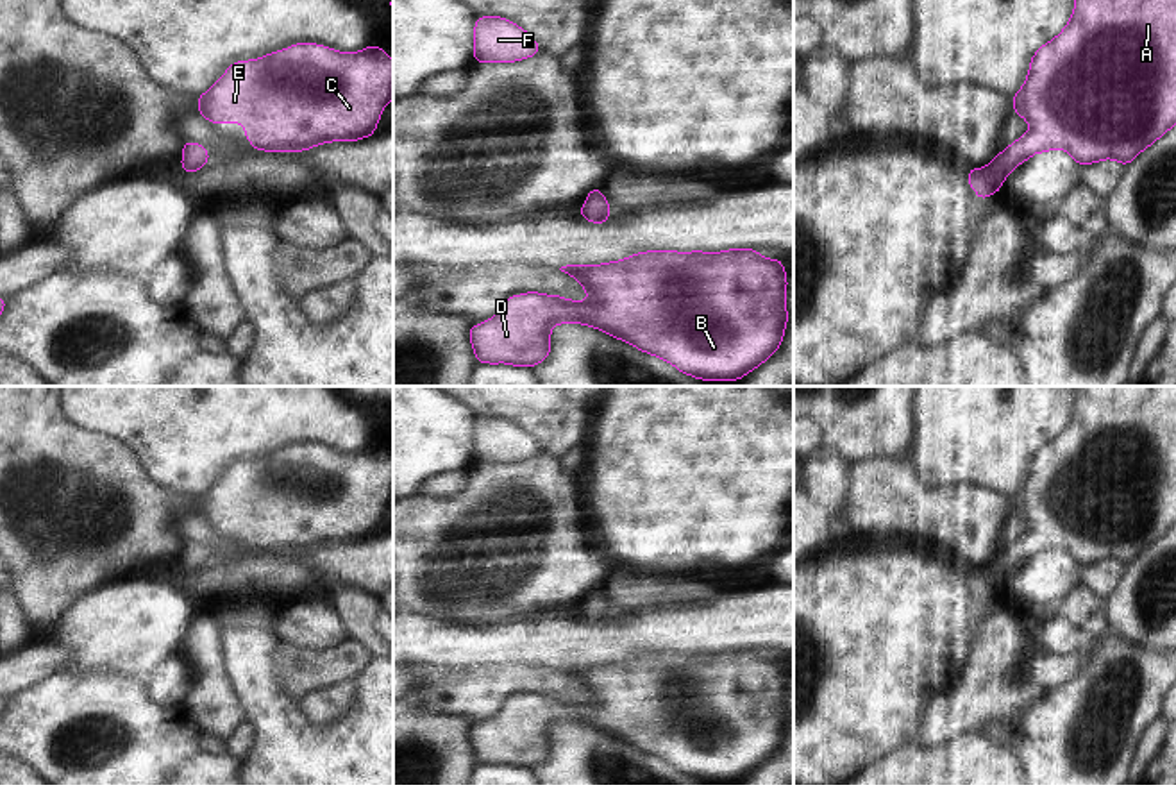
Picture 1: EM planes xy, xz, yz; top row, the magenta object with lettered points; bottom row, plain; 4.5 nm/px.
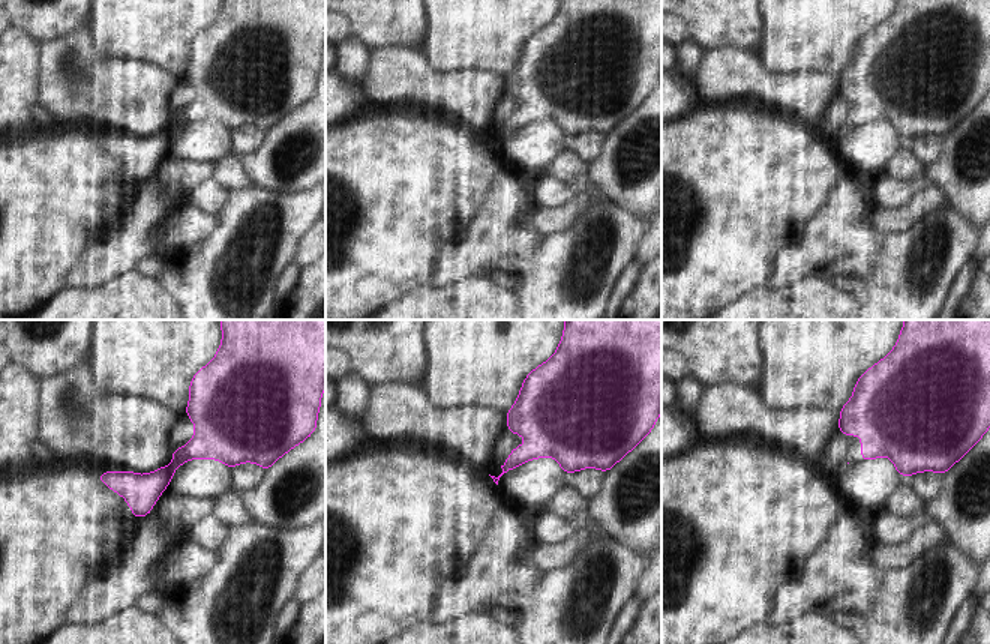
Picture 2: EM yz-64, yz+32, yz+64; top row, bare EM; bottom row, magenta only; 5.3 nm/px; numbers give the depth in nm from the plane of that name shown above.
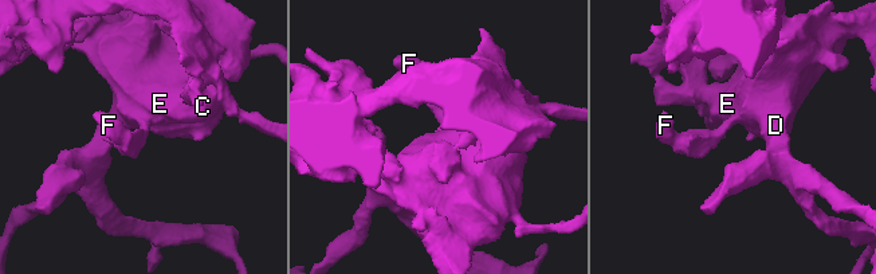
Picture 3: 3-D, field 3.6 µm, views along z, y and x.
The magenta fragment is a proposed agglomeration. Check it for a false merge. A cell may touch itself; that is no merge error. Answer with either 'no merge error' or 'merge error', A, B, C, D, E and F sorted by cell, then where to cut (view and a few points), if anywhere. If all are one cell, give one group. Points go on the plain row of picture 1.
no merge error | A B C D E F | no cut

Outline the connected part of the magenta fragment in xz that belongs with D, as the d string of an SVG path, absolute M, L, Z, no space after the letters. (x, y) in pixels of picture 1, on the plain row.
M729 649L649 651L602 665L567 665L559 671L586 690L586 703L536 692L511 696L495 717L470 726L468 739L477 764L534 769L549 758L552 726L583 724L701 781L735 783L765 764L783 742L788 681L781 662L767 660L754 649Z

